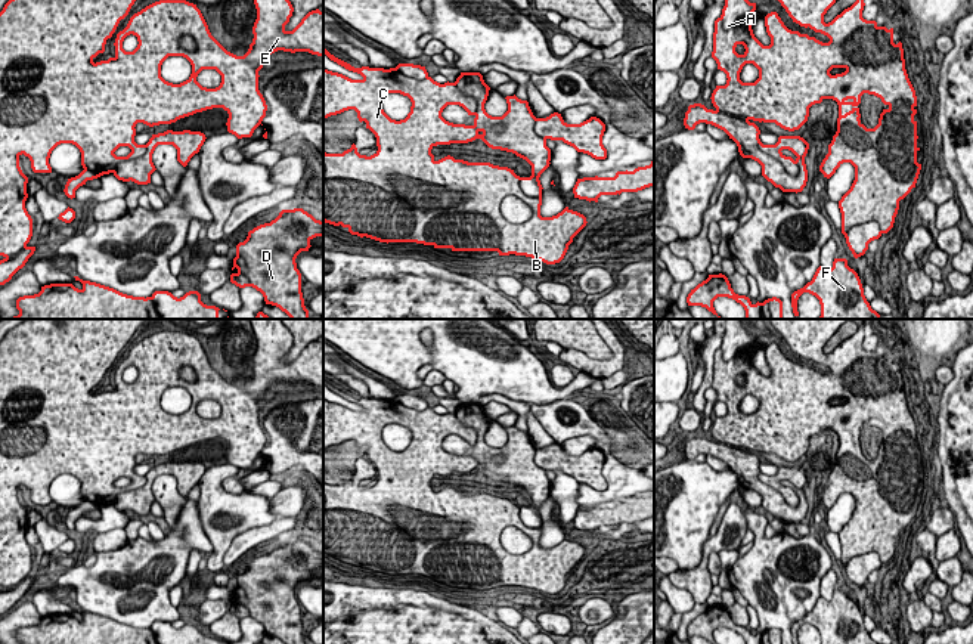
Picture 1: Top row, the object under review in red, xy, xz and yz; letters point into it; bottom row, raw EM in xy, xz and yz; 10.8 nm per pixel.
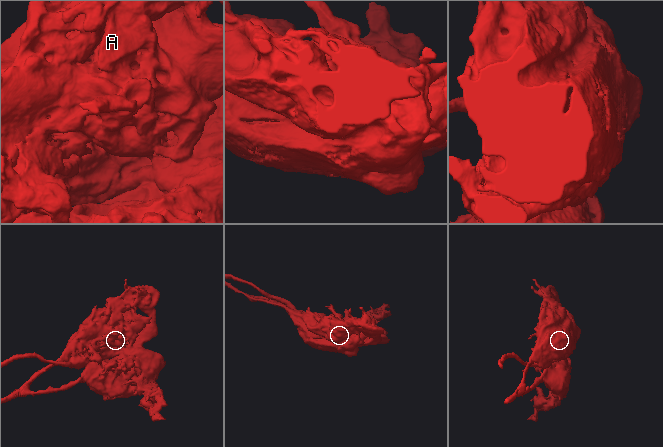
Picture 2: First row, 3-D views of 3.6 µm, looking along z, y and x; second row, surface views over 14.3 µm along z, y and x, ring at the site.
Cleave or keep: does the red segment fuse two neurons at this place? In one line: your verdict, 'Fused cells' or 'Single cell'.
Fused cells

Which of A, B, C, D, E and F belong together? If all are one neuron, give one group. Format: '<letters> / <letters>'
A D / B C E F

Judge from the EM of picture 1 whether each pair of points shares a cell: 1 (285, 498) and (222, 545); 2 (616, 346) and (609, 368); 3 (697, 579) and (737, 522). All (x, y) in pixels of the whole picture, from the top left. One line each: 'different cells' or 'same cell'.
1: different cells
2: same cell
3: same cell

